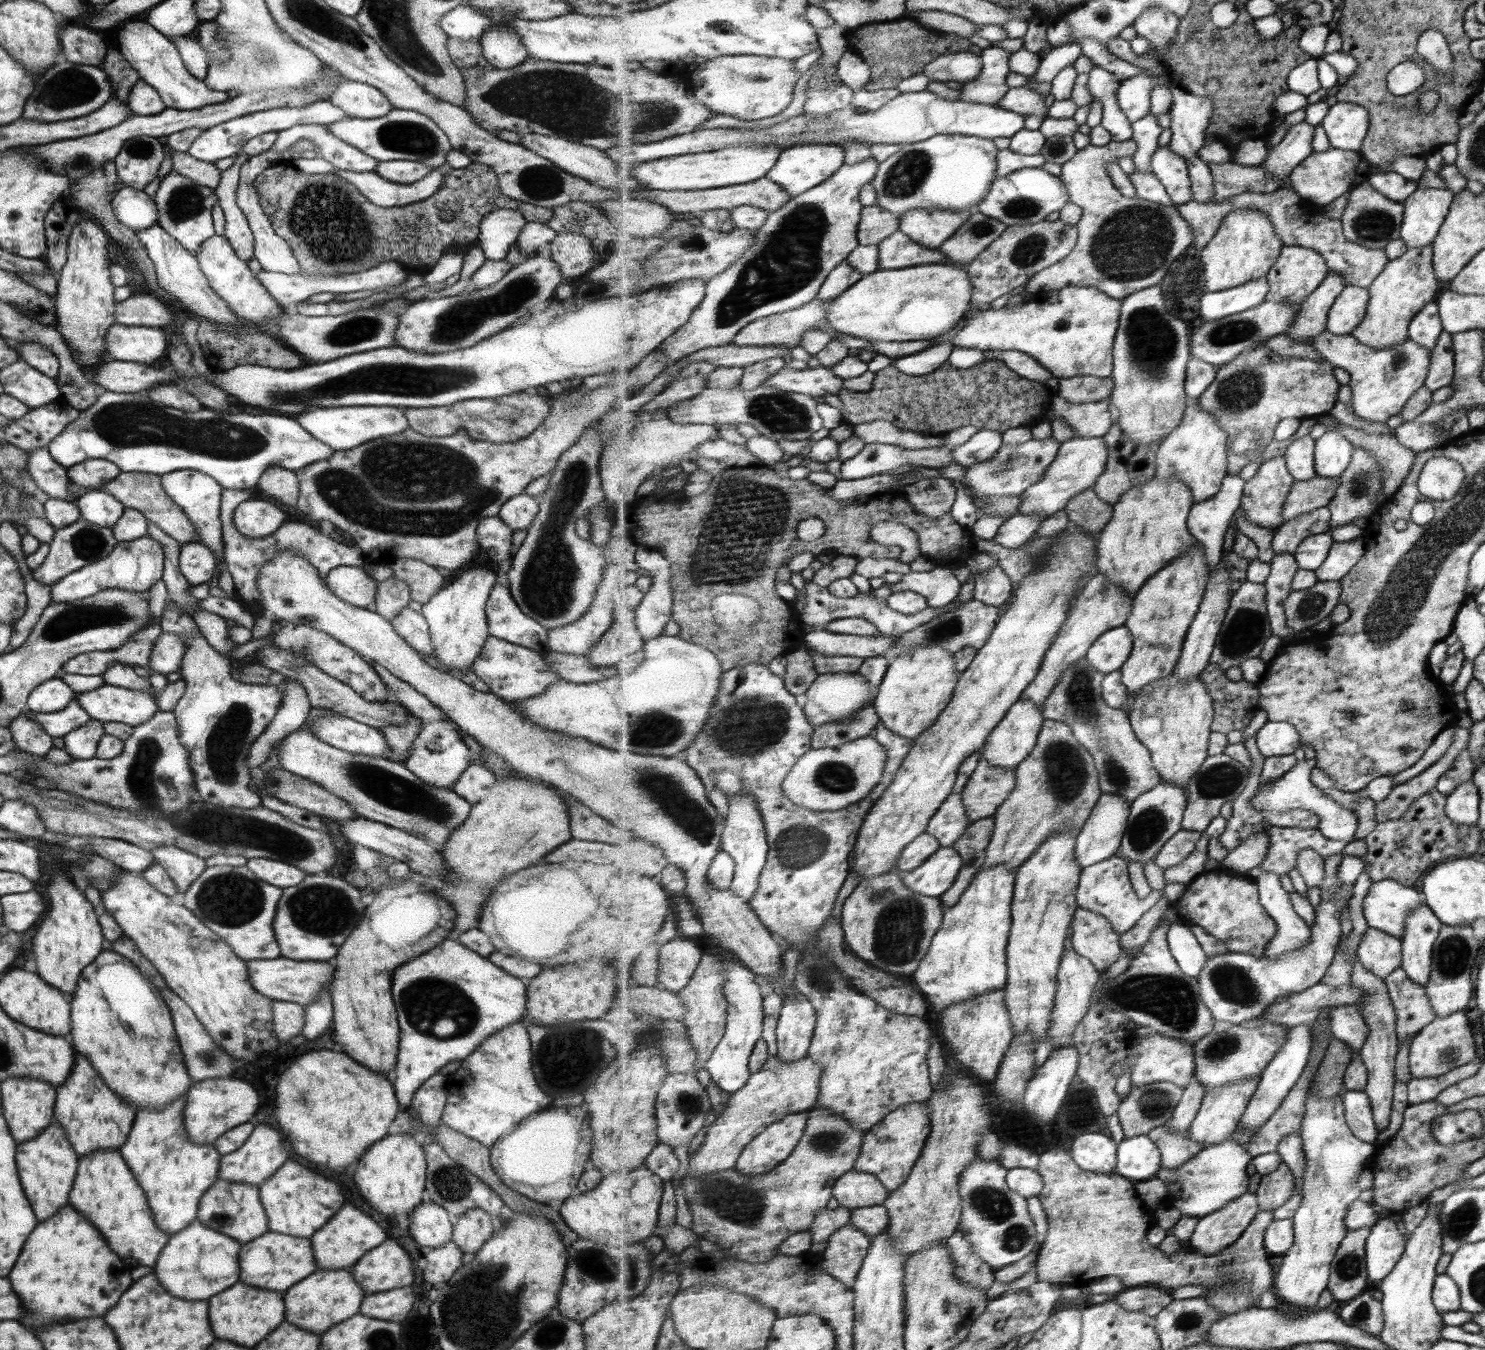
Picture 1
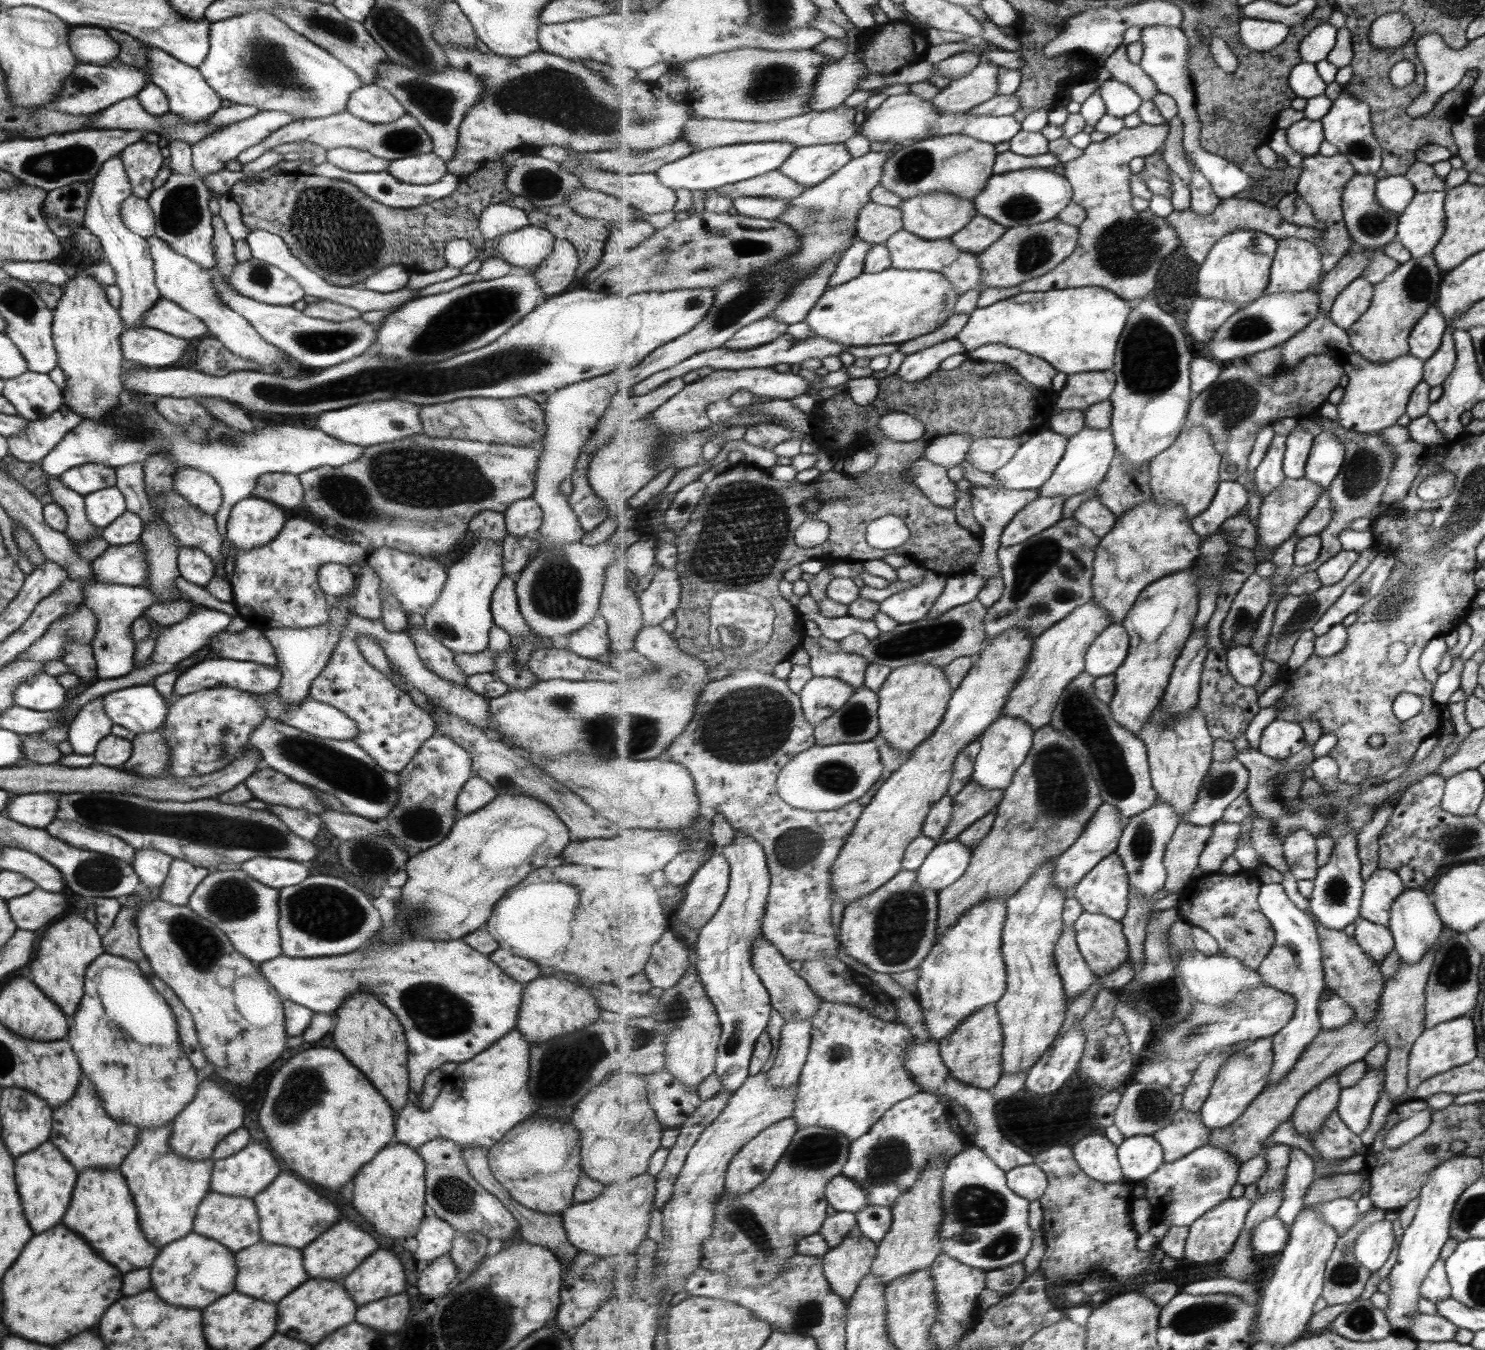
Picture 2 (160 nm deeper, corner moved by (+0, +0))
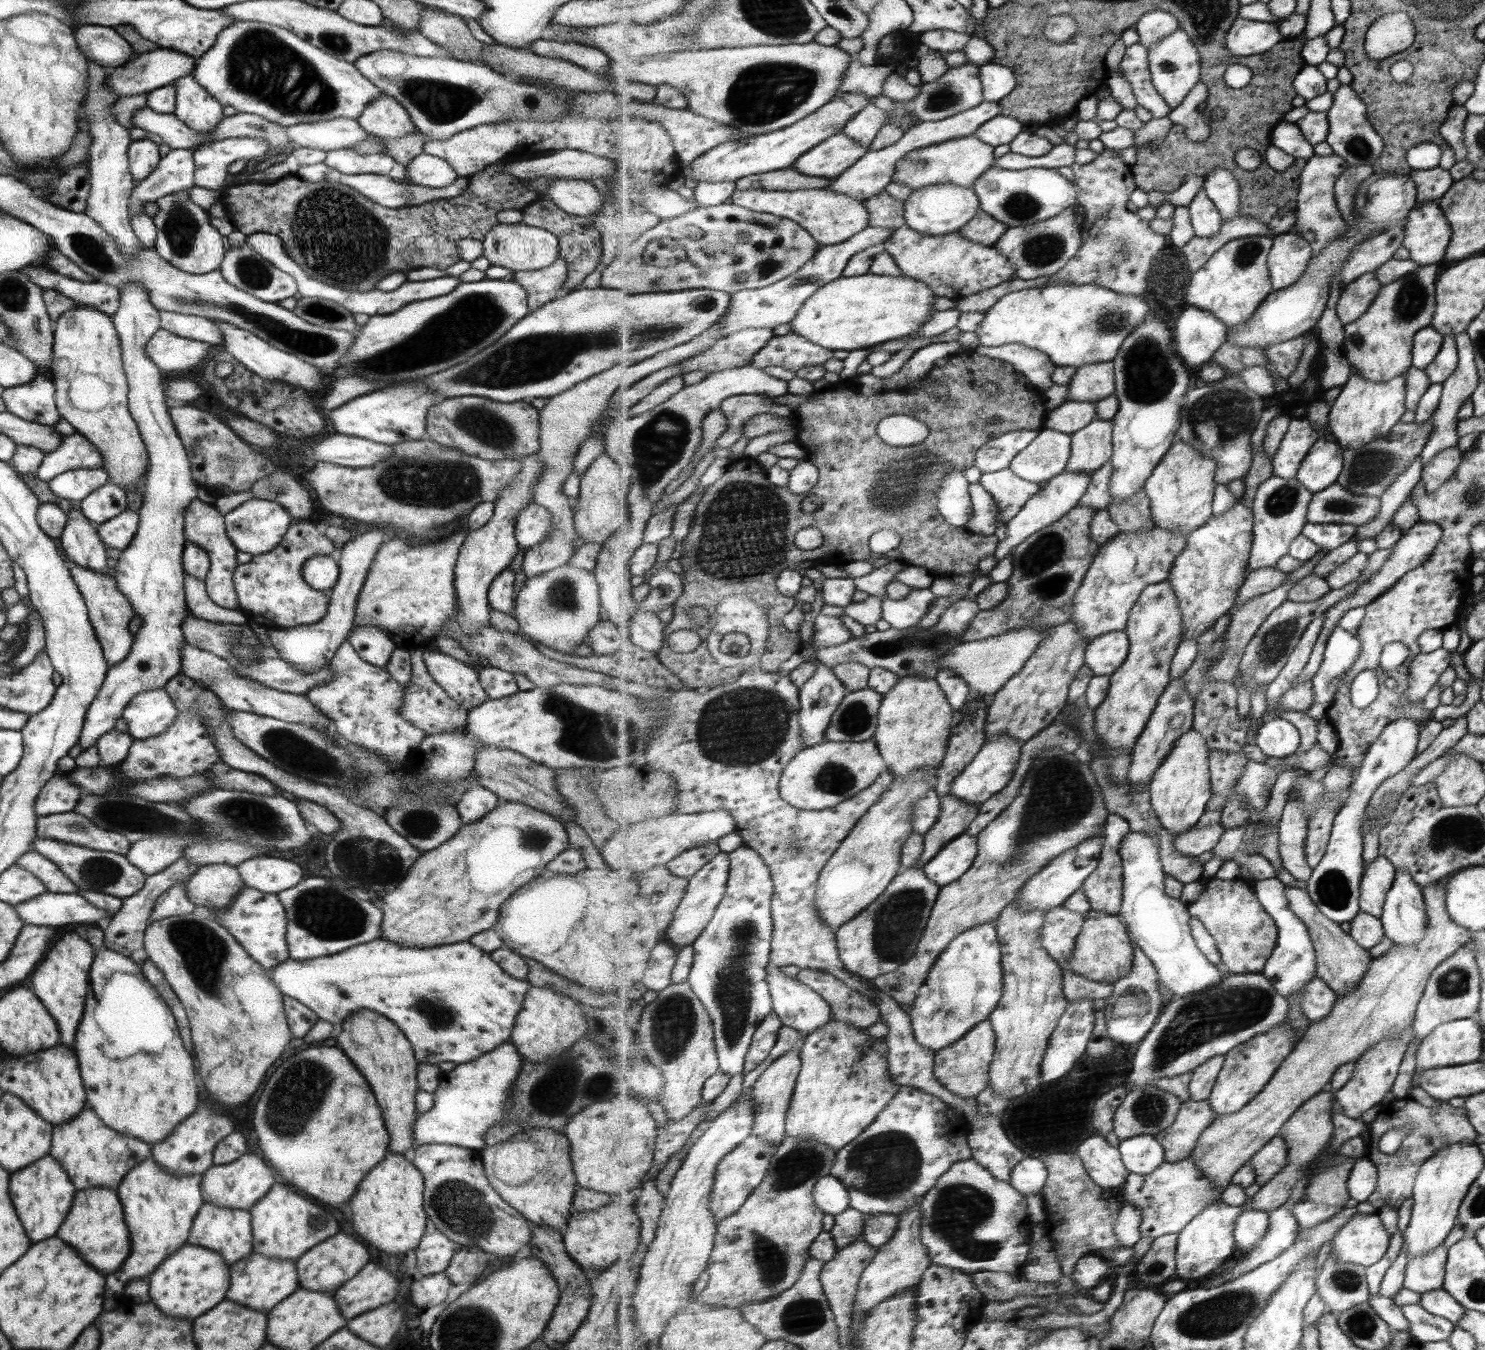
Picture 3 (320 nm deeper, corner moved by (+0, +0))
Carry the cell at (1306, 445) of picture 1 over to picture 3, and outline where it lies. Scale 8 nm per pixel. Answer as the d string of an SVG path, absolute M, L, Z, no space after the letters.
M1305 418L1293 419L1279 450L1272 458L1273 474L1286 479L1295 478L1305 457L1319 439L1319 434Z

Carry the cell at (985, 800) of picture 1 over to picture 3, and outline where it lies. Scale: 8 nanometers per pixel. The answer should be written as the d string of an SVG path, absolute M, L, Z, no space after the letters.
M954 795L941 797L939 820L929 830L929 834L925 835L925 850L916 862L916 867L923 869L929 861L941 852L942 847L953 841L953 838L958 838L961 834L967 833L980 811L981 805L965 803L963 799Z

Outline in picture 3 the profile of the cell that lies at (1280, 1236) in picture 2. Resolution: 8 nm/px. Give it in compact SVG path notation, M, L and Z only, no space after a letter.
M1247 1207L1235 1225L1234 1235L1238 1249L1245 1252L1253 1250L1265 1238L1269 1223L1269 1212Z

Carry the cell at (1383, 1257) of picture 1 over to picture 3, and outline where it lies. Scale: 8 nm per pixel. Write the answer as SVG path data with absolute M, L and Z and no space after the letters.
M1357 1211L1353 1218L1337 1231L1332 1240L1330 1255L1335 1255L1339 1261L1353 1262L1355 1265L1369 1268L1385 1256L1391 1242L1390 1237L1382 1218L1377 1213L1364 1214Z

